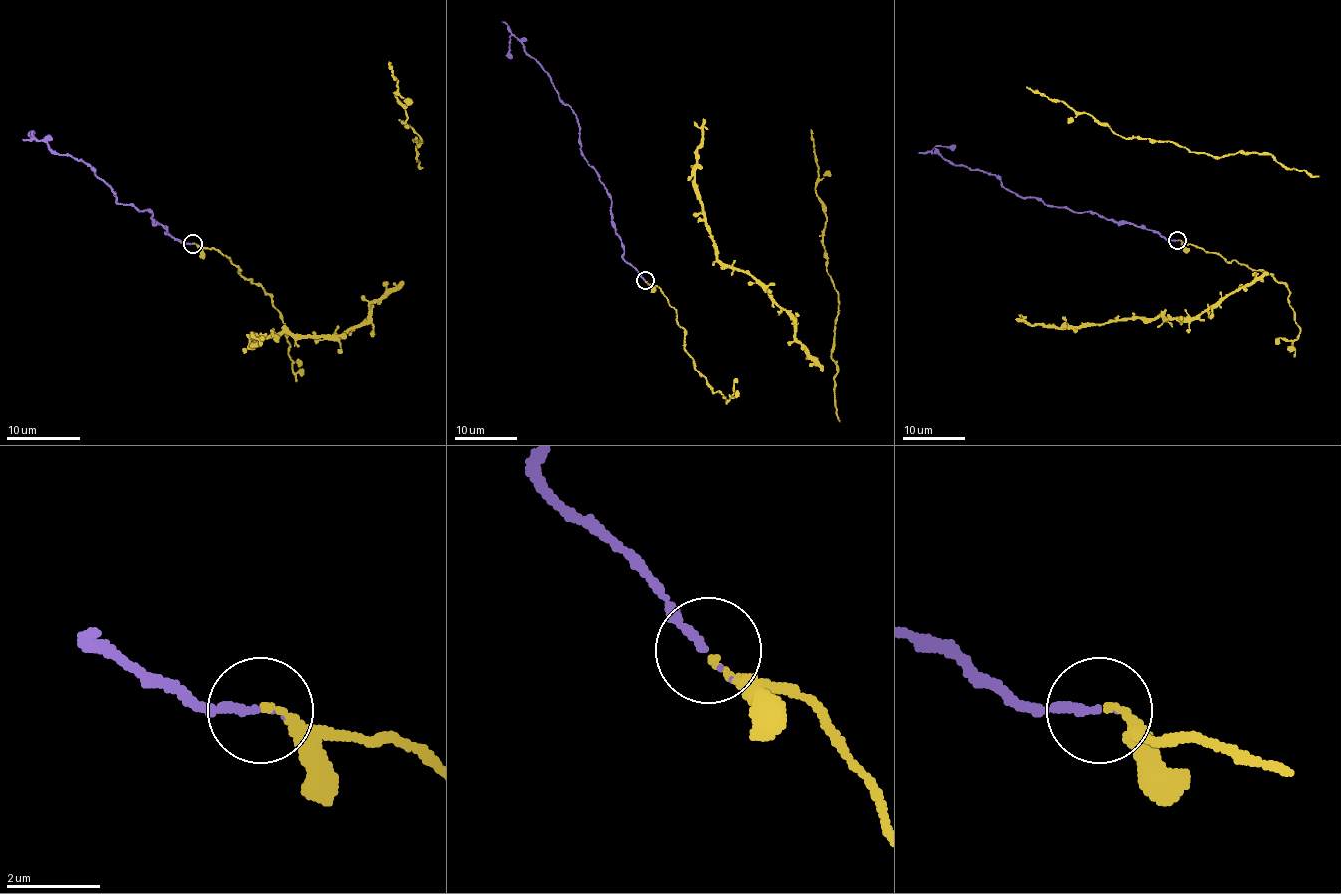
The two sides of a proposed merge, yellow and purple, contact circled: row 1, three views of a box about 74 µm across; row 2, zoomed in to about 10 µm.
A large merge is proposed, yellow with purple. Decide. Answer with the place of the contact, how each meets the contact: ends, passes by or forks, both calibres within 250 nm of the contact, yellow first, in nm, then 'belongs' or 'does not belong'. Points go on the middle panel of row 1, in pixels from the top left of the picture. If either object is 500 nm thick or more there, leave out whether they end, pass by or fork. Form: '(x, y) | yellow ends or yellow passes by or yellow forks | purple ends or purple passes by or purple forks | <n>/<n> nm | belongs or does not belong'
(645, 280) | yellow ends | purple ends | 150/160 nm | belongs

